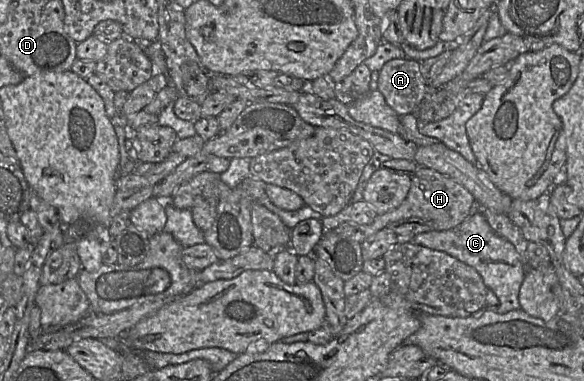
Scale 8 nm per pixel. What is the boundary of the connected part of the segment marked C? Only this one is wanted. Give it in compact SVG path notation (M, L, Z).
M476 203L473 214L470 214L456 228L417 234L413 238L413 243L429 249L445 252L473 267L482 277L484 284L499 299L497 306L487 307L485 310L504 314L521 308L518 295L527 268L523 264L515 247L507 239L497 235L493 231L479 204Z

